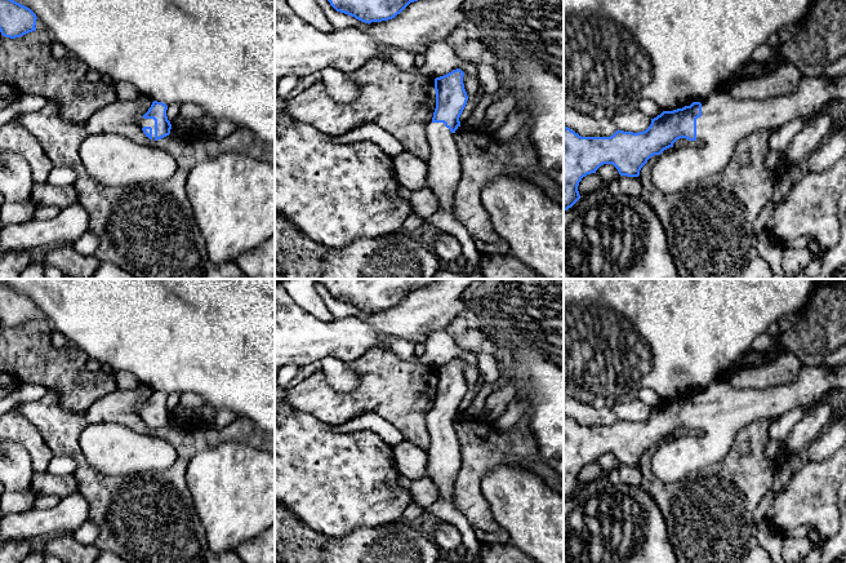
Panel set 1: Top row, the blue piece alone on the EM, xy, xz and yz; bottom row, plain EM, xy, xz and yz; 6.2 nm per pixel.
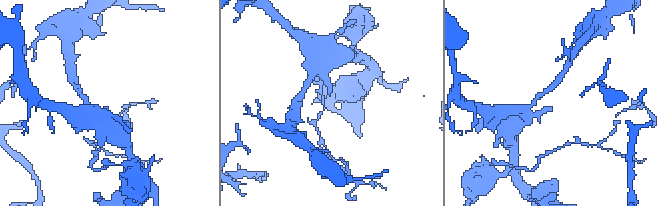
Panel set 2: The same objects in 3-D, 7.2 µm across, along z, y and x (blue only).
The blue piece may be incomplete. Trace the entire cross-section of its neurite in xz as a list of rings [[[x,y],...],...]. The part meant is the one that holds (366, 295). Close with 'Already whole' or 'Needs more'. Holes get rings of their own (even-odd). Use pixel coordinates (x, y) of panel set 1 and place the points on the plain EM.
[[[317,279],[340,302],[371,312],[395,307],[410,292],[440,279]]]. Already whole

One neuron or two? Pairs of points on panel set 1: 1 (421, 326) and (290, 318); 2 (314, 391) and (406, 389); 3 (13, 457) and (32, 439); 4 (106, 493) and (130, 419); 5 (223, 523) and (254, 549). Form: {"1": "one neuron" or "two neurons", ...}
{"1": "one neuron", "2": "one neuron", "3": "two neurons", "4": "one neuron", "5": "two neurons"}

